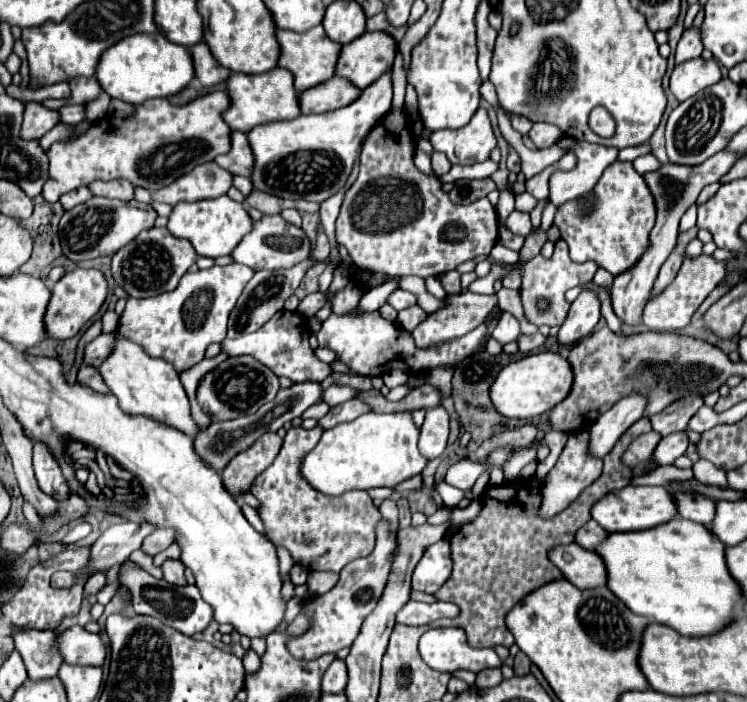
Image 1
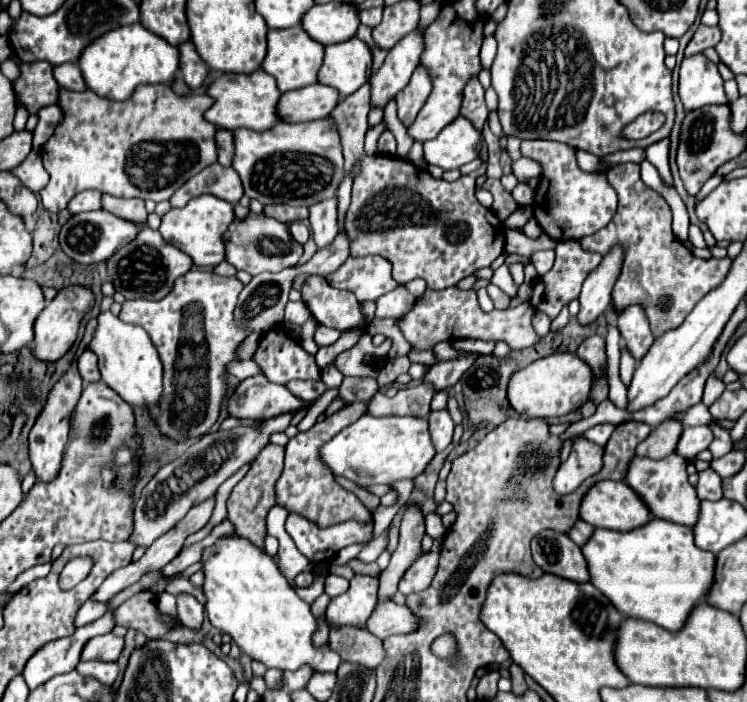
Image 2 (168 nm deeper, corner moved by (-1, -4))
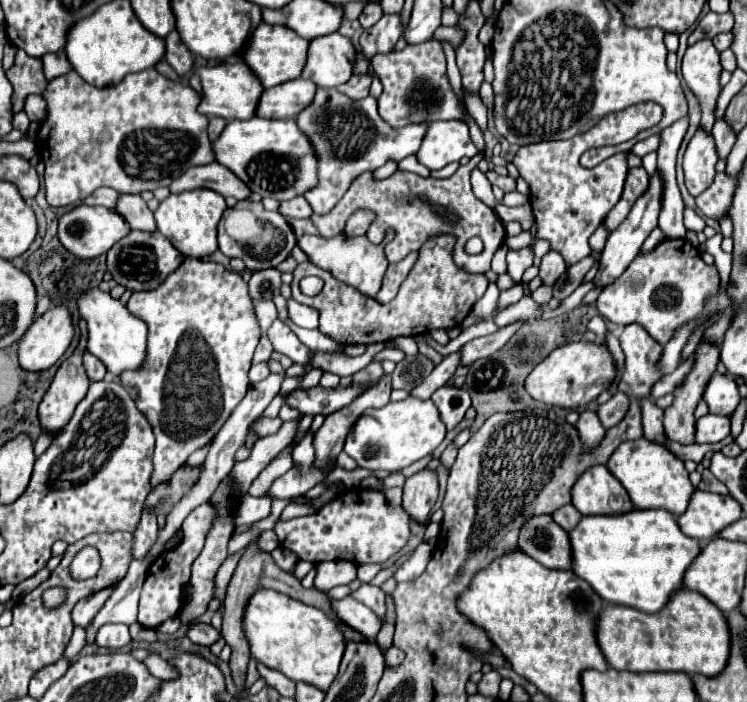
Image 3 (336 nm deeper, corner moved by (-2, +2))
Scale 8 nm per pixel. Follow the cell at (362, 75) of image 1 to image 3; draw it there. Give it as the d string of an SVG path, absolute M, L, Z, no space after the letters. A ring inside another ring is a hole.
M340 33L316 37L308 45L308 59L300 77L318 87L338 87L352 77L354 55L350 39Z

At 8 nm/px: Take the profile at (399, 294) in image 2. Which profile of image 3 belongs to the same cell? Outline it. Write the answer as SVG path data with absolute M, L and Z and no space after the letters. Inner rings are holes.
M410 253L408 257L404 257L404 261L388 265L388 271L384 275L382 287L380 287L378 295L376 295L378 303L390 303L396 297L400 283L408 277L408 273L410 273L412 265L416 263L416 259L418 259L418 253Z

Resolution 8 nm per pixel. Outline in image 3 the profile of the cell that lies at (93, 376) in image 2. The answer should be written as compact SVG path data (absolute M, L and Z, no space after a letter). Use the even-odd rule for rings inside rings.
M88 351L84 353L84 367L86 367L90 381L102 381L106 377L106 365Z

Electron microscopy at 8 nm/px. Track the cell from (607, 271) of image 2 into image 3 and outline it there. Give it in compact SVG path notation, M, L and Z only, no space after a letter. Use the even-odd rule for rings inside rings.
M656 171L652 177L650 177L650 185L646 189L646 193L642 193L636 203L632 205L628 217L620 223L618 229L614 229L606 241L606 247L602 251L602 257L600 257L600 269L596 273L596 285L598 287L606 287L610 285L614 279L618 279L626 269L628 265L632 263L632 259L638 255L642 243L646 241L646 237L650 235L650 231L658 225L658 215L660 215L660 209L662 209L662 191L664 191L664 183L662 183L662 177L660 173Z

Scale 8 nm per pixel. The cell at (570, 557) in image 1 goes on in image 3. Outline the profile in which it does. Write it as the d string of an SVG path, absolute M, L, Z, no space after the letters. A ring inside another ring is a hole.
M540 515L528 519L518 537L518 547L538 563L548 569L570 569L572 551L568 543L568 533L554 523L550 515Z

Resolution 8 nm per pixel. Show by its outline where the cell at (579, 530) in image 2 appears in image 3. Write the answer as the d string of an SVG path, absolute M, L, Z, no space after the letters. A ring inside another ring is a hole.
M564 505L564 507L560 507L560 509L556 509L556 513L552 513L552 519L564 529L564 531L570 531L570 529L574 529L576 527L576 523L580 521L580 513L576 511L576 507L574 505Z

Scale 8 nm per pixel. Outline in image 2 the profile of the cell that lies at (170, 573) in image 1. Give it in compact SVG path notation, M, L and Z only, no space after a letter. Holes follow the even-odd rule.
M189 593L177 595L177 615L185 627L199 629L203 623L203 605Z

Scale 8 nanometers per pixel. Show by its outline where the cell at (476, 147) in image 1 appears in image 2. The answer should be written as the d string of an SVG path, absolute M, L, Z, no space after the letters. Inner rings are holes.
M457 117L435 139L425 143L425 159L429 165L437 165L445 171L459 169L461 165L479 157L483 147L483 135L469 119Z

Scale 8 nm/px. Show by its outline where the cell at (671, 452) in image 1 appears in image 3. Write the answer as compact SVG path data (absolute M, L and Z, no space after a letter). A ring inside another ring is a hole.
M704 415L696 421L696 443L718 443L730 435L730 419L720 415Z

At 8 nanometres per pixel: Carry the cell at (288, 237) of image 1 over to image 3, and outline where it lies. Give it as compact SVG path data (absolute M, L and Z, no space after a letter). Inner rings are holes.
M238 201L234 209L248 209L252 211L264 225L264 235L260 239L260 243L256 245L244 245L244 243L238 243L234 239L230 239L226 233L224 233L224 225L220 221L218 225L218 245L220 245L220 251L226 255L226 257L240 257L244 261L244 265L250 269L250 271L260 271L260 269L268 269L268 267L276 267L278 263L282 263L290 251L294 249L296 245L296 235L292 231L292 227L288 225L288 221L280 215L280 213L270 213L262 207L262 203L254 203L254 201Z

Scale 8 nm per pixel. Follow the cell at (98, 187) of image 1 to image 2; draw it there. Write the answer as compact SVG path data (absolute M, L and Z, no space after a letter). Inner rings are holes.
M103 195L103 209L145 227L147 211L145 211L143 199L123 199L123 197L113 197L113 195Z

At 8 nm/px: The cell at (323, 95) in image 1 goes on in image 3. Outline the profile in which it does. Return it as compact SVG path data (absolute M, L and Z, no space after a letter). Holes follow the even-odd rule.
M292 79L284 85L264 89L260 95L256 115L264 119L290 119L296 117L314 99L316 85L306 79Z

